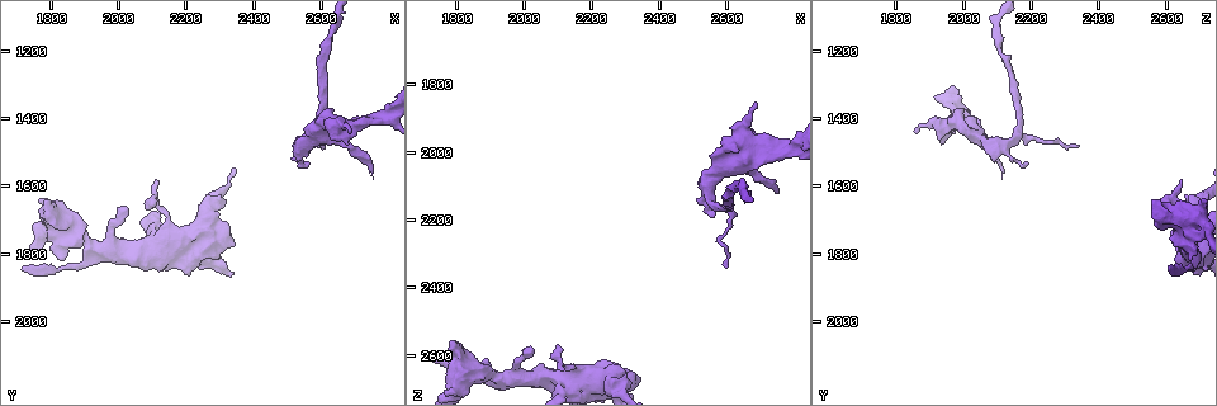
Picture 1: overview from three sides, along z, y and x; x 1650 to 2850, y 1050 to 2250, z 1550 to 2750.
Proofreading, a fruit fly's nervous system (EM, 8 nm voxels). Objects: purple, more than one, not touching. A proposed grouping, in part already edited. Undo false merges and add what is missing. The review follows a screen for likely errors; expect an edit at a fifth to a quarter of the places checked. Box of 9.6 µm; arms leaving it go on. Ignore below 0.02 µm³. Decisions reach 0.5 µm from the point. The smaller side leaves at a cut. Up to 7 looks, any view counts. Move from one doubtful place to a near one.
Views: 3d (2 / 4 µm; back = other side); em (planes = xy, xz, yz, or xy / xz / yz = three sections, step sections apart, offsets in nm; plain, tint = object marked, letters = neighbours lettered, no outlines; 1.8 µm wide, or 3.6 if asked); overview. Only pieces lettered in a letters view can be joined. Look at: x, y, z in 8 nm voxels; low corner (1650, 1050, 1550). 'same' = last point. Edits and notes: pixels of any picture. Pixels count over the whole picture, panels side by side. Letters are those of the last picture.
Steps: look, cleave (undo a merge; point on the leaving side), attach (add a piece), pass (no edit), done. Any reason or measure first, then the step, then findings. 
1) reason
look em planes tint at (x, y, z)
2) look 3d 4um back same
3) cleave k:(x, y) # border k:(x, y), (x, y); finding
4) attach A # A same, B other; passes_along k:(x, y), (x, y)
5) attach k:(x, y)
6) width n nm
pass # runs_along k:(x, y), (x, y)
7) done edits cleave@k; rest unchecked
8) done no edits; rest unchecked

calibre changes
look 3d 4um back at (2180, 1780, 2680)

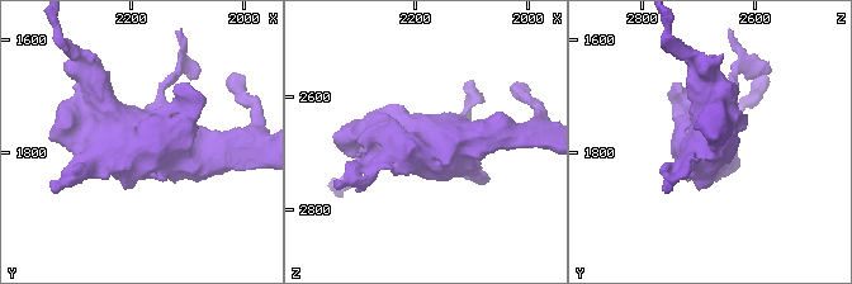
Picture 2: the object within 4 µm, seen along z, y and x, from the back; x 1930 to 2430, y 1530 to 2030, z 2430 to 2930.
need the tissue
look em 3.6um yz step 16 tint at (2180, 1770, 2670)

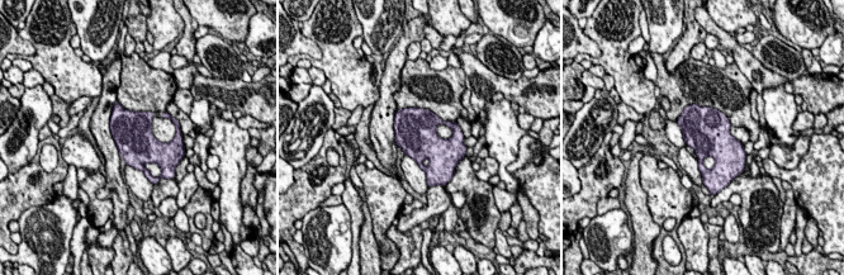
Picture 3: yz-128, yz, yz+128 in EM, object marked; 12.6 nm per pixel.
look em 3.6um planes letters same

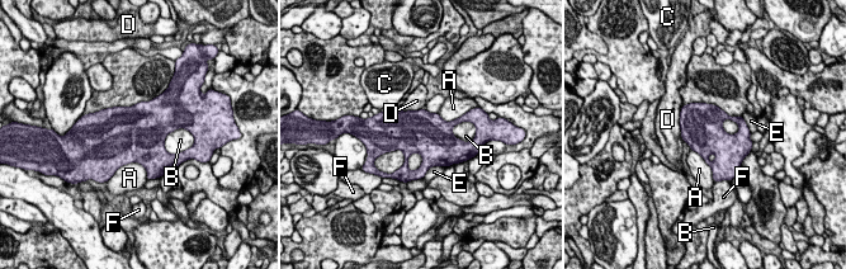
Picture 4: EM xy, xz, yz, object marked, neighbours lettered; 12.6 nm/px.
width 550 nm
pass # A other, B other, C other, D other, E other, F other; border 4:(425, 108), (429, 112), (436, 113); continuous, no second neuron

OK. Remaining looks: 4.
free end
look 3d 2um at (2750, 1560, 2120)

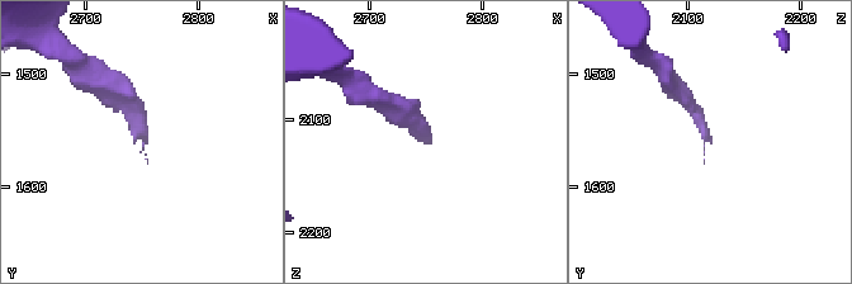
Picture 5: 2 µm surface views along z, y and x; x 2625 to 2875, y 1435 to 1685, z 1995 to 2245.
look em planes letters at (2750, 1556, 2122)

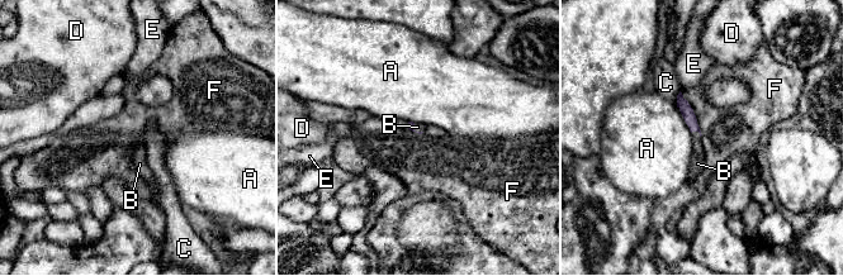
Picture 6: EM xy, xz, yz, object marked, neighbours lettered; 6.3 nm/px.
attach B # A other, B same, C other, D other, E other, F other; passes_along 6:(682, 104), (697, 131), (697, 163); the neuron continues

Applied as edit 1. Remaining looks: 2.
redraw
look overview

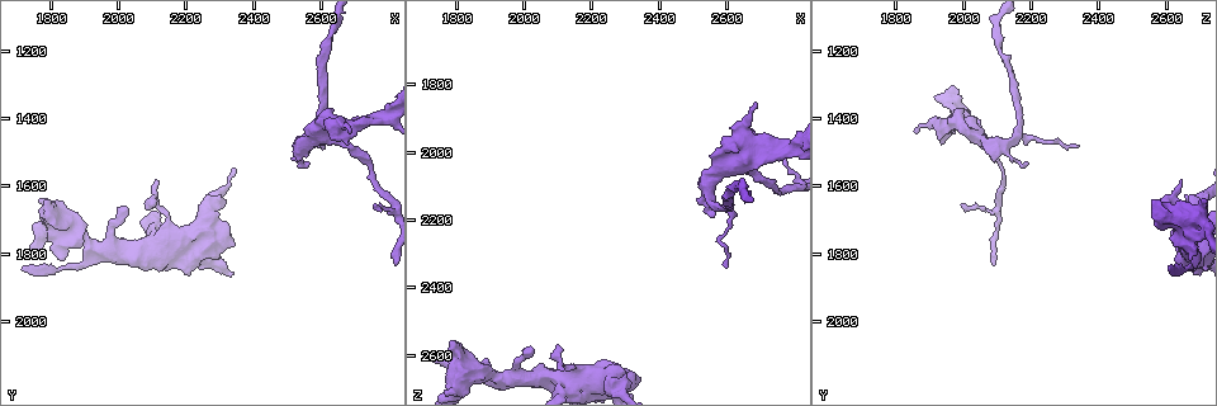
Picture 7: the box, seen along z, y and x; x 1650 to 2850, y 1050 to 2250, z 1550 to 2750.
thick turns thin
look em planes letters at (2550, 1470, 2140)

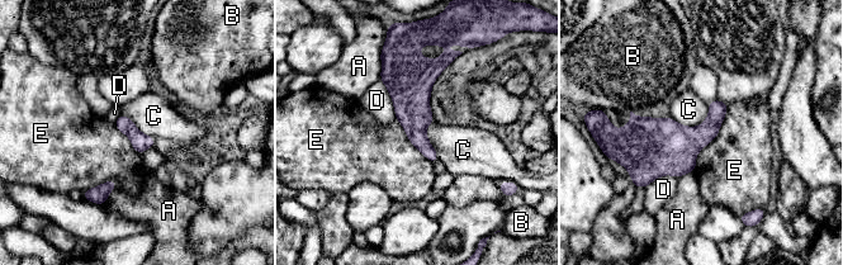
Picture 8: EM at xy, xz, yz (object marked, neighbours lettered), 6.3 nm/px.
width 120 nm
pass # A other, B other, C other, D other, E other; border 8:(709, 104), (696, 126), (669, 116); one neuron here

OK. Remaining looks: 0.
done edits attach@6; rest unchecked

